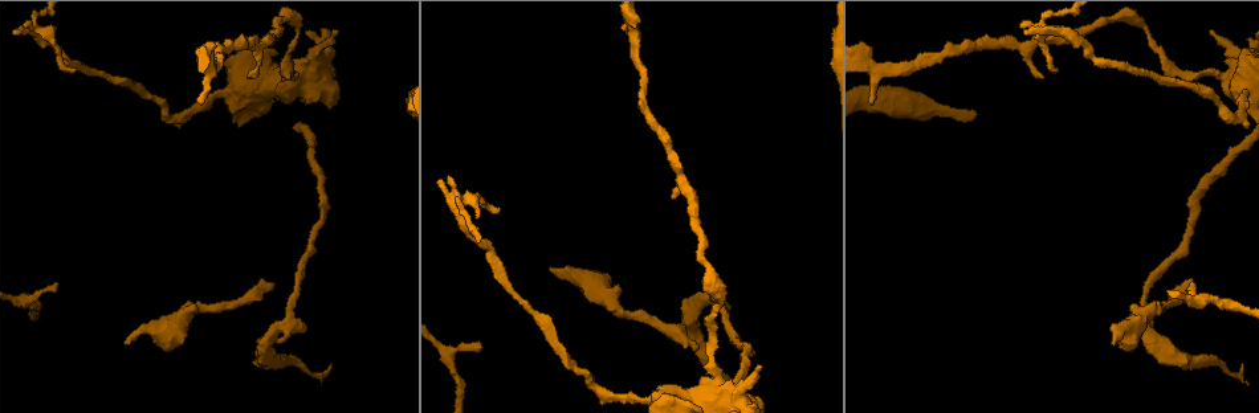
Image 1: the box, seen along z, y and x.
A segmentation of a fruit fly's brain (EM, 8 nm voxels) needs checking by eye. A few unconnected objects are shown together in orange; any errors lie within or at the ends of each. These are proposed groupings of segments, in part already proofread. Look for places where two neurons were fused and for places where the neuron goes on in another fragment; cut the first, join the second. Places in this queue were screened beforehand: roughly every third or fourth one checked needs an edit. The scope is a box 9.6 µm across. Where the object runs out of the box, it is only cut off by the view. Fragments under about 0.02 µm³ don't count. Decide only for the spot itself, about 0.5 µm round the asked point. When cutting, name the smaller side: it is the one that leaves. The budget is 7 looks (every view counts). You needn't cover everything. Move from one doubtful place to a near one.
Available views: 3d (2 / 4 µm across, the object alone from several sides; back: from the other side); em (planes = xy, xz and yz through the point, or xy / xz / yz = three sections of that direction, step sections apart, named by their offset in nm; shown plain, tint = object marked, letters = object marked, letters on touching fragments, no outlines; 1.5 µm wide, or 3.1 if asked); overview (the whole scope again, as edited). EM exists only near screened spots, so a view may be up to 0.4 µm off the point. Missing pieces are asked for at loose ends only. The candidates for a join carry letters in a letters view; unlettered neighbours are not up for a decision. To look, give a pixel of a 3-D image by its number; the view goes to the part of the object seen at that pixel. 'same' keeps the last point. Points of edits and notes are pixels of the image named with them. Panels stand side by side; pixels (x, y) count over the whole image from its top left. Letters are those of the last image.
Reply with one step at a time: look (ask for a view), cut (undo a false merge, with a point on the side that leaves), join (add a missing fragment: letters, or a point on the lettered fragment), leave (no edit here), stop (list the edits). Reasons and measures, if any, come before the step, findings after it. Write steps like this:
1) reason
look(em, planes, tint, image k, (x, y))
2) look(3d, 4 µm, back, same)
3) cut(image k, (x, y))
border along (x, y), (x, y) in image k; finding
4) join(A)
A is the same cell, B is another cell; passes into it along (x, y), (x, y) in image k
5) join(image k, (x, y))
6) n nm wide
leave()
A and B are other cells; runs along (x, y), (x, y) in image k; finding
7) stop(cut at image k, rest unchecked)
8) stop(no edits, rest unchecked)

branch stops here
look(3d, 4 µm, image 1, (246, 78))

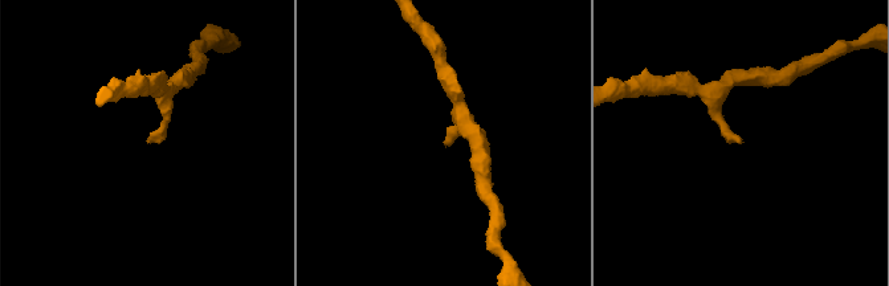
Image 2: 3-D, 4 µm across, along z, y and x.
look(em, planes, tint, image 2, (446, 142))

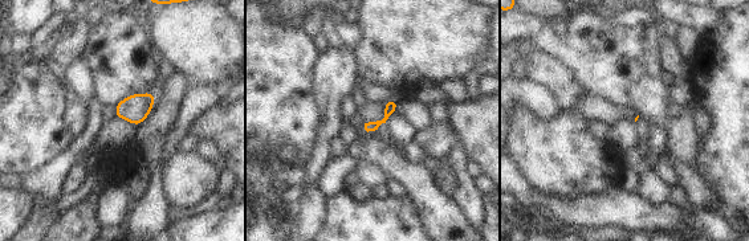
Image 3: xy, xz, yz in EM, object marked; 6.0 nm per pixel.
look(em, planes, letters, same)

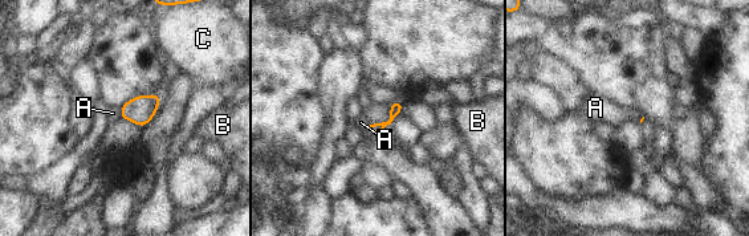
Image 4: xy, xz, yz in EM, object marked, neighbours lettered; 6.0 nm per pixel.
leave()
A, B and C are other cells; border along (119, 108), (121, 117) in image 4; none of them fits

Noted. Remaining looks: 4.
sharp bend
look(em, yz, step 8, tint, image 1, (35, 30))

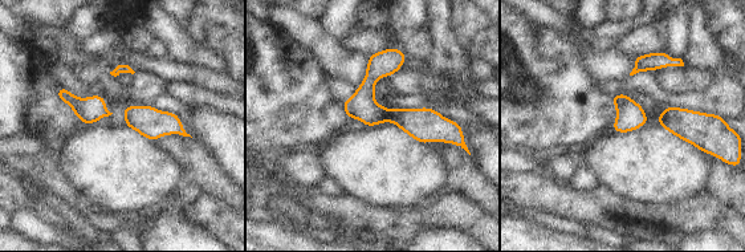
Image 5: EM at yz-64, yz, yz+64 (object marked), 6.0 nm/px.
look(em, planes, letters, same)

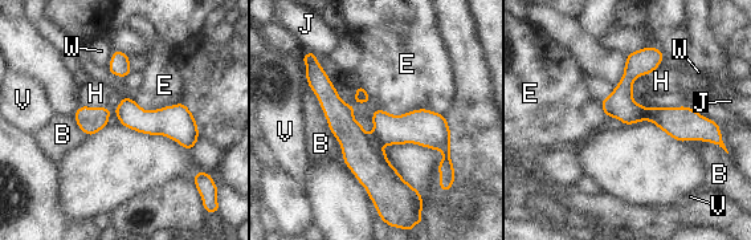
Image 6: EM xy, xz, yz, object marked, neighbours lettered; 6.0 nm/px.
160 nm wide
cut(image 6, (620, 104))
B, E, H, J, V and W are other cells; the part that leaves runs along (654, 51), (608, 112) in image 6; a second neuron is stuck on

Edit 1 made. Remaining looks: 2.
stop(cut at image 6, rest unchecked)

